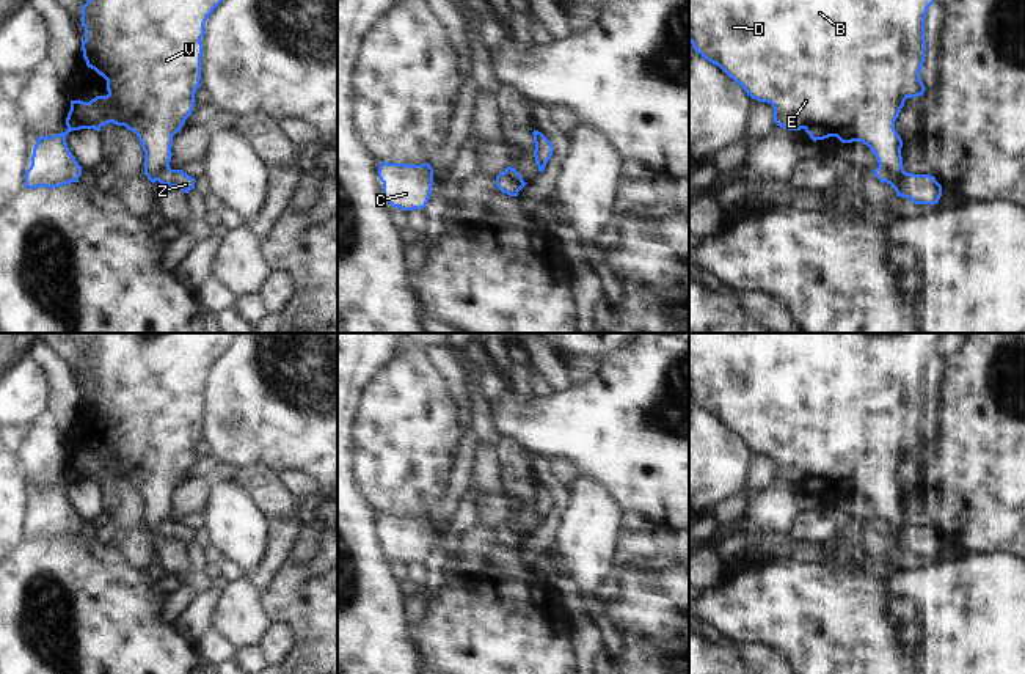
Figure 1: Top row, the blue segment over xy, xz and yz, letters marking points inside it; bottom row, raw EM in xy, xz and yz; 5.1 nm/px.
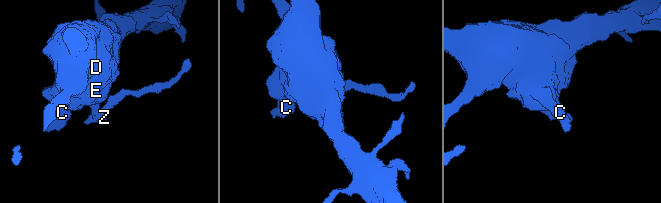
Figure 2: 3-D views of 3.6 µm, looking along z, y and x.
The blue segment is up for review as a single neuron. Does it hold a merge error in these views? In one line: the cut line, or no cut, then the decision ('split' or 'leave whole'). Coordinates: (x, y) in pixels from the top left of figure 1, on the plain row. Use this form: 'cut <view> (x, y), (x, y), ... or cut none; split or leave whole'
cut xz (506, 522), (520, 536), (520, 541); split

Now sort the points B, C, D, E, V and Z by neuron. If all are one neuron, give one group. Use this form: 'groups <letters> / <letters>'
groups B C D E V / Z

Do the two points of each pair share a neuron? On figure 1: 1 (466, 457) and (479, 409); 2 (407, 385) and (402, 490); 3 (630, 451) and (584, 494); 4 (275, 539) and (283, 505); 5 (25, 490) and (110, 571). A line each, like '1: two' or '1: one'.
1: two
2: one
3: two
4: two
5: two

